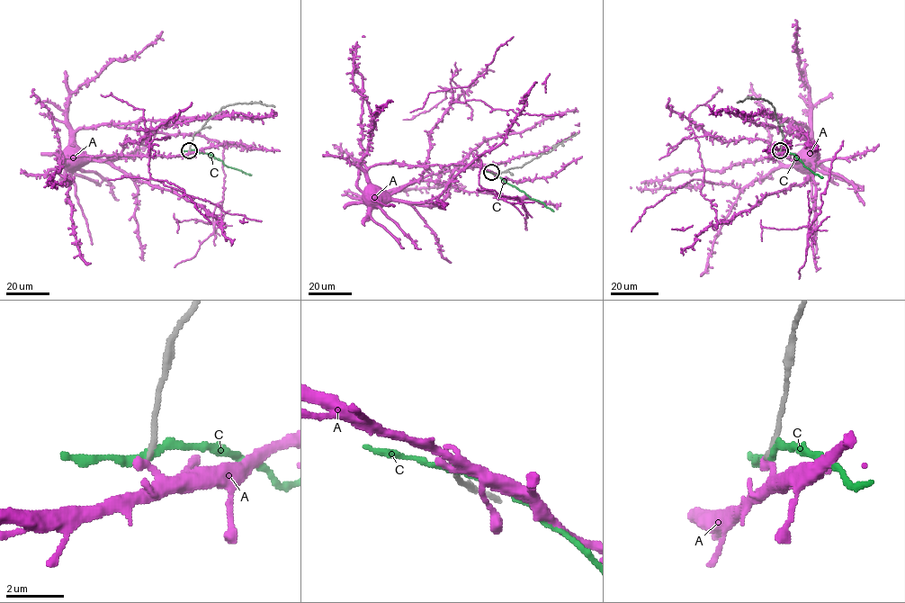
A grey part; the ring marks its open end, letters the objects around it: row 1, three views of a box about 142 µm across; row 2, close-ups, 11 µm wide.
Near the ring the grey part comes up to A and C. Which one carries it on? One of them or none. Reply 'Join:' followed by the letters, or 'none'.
Join: none

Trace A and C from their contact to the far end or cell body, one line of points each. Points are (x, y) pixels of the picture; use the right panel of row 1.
A: (780, 151), (770, 157), (811, 162), (813, 175), (712, 223), (689, 114), (722, 89)
C: (780, 150), (793, 154), (804, 166), (822, 178)

